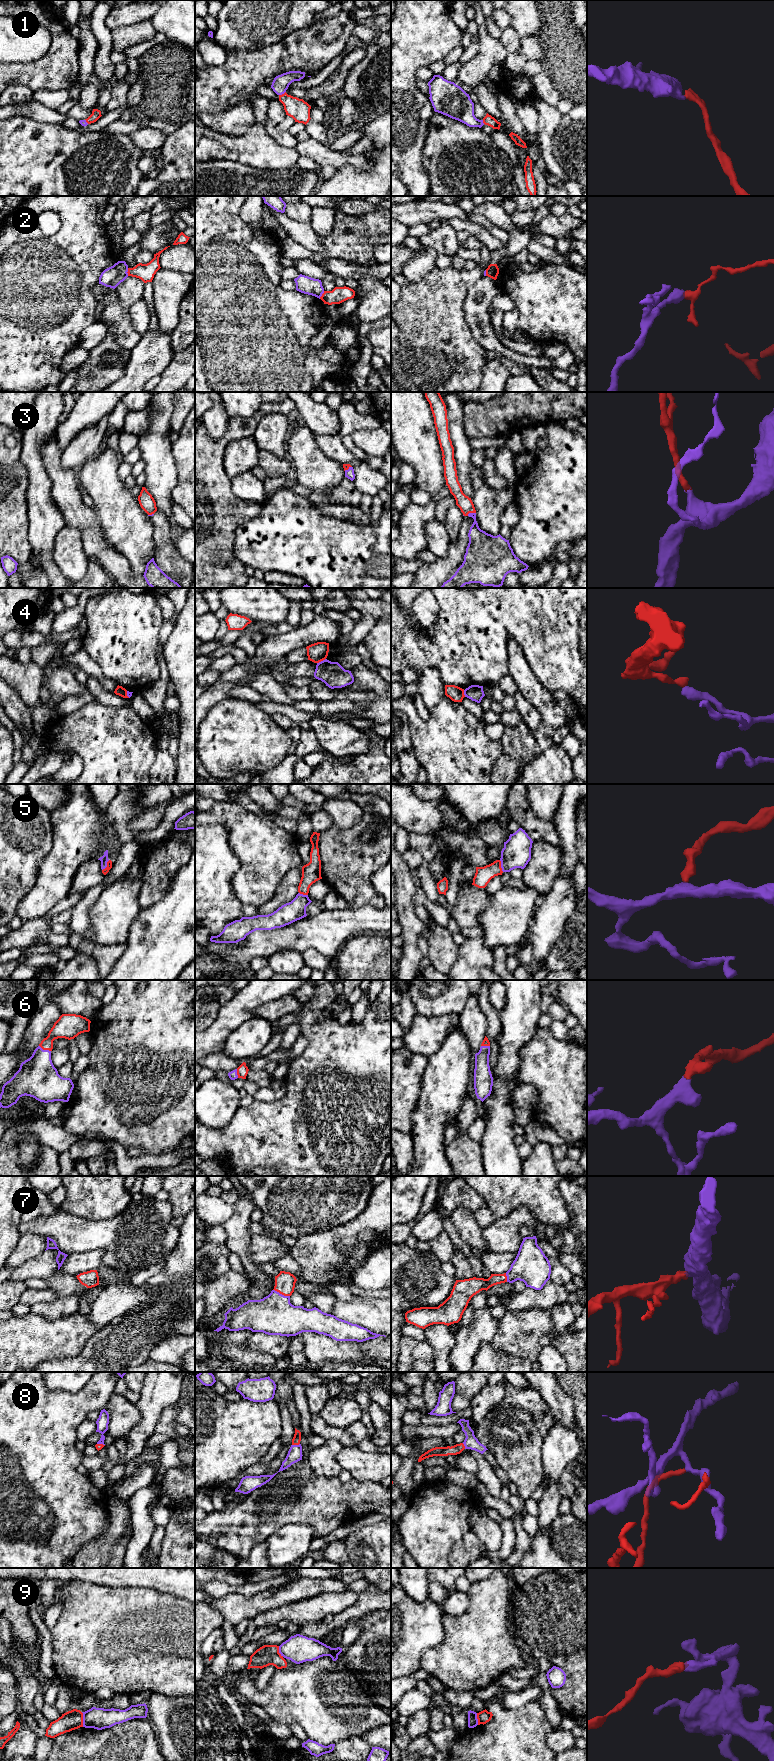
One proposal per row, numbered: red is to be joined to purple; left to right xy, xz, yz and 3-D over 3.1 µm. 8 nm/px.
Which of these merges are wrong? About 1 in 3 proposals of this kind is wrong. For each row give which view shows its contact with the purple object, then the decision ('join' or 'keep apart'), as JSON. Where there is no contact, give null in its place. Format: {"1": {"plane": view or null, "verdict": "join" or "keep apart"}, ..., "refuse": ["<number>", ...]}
{"1": {"plane": "xz", "verdict": "join"}, "2": {"plane": "xy", "verdict": "keep apart"}, "3": {"plane": "yz", "verdict": "join"}, "4": {"plane": "xz", "verdict": "keep apart"}, "5": {"plane": "yz", "verdict": "join"}, "6": {"plane": "xy", "verdict": "join"}, "7": {"plane": "xz", "verdict": "join"}, "8": {"plane": "xz", "verdict": "join"}, "9": {"plane": "xy", "verdict": "keep apart"}, "refuse": ["2", "4", "9"]}

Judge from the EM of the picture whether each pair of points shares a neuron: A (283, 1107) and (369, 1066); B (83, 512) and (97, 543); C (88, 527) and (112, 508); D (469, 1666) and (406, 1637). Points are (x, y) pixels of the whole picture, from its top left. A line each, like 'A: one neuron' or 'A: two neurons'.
A: one neuron
B: one neuron
C: two neurons
D: two neurons

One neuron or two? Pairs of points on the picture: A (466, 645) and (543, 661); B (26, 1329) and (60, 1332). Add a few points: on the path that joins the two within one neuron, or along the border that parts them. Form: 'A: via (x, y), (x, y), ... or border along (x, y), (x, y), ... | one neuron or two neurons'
A: via (486, 635), (494, 627), (513, 627), (527, 641) | one neuron
B: via (34, 1332), (52, 1332) | one neuron

